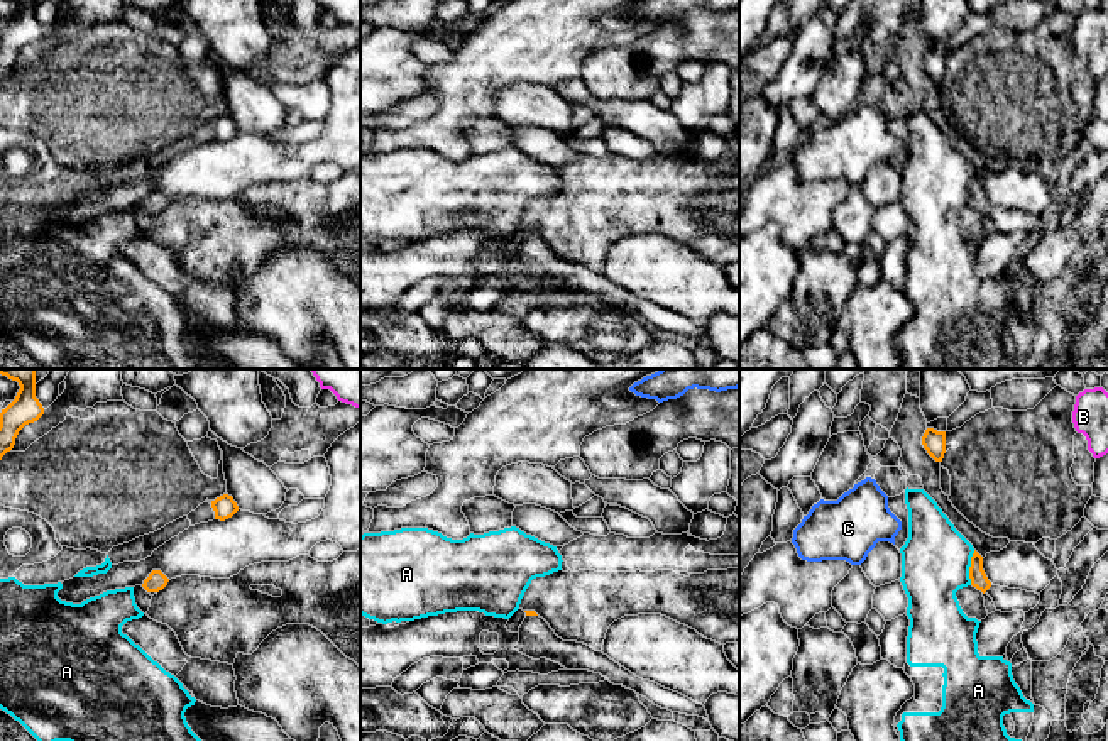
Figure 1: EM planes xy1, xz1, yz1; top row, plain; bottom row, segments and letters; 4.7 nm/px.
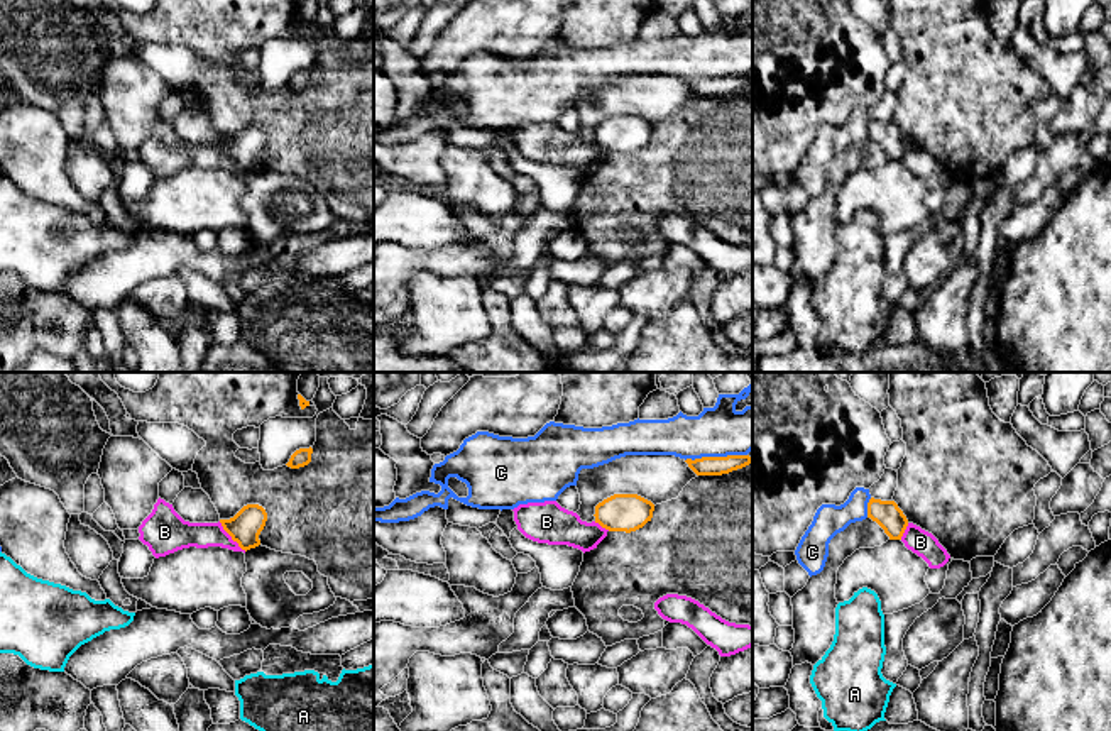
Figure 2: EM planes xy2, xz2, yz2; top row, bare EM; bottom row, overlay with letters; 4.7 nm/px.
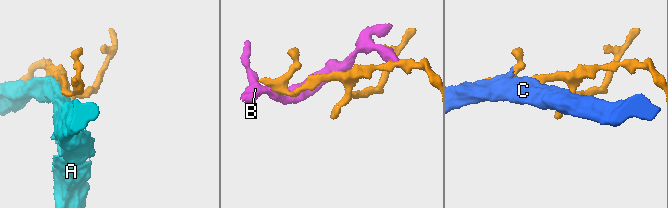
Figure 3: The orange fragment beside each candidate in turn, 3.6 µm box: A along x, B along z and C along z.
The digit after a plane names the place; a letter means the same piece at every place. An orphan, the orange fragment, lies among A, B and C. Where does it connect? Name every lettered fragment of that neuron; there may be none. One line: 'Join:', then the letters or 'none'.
Join: none

